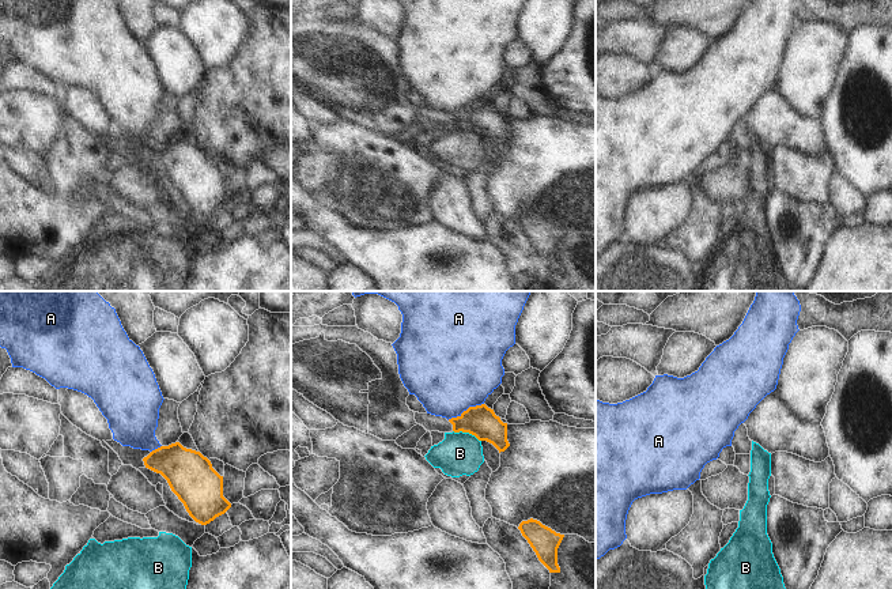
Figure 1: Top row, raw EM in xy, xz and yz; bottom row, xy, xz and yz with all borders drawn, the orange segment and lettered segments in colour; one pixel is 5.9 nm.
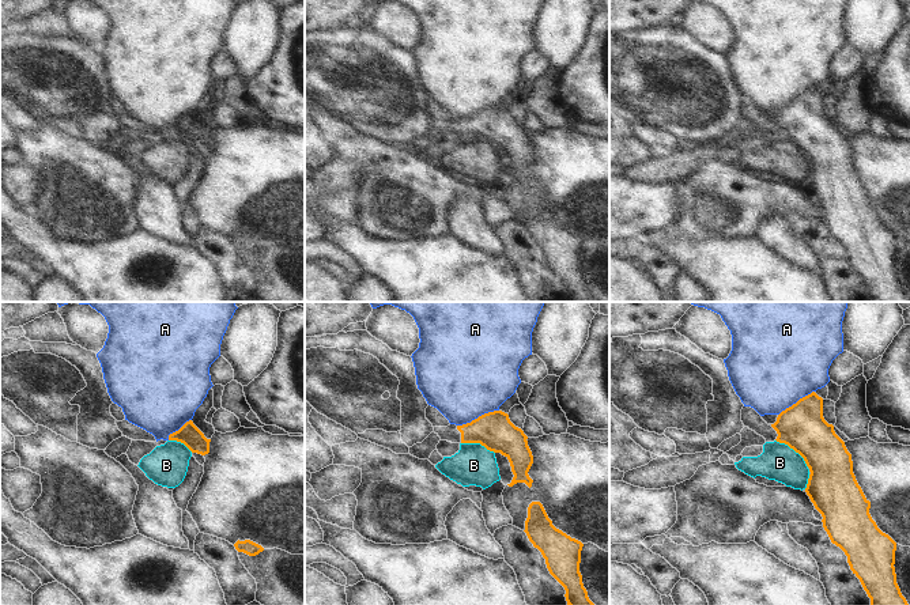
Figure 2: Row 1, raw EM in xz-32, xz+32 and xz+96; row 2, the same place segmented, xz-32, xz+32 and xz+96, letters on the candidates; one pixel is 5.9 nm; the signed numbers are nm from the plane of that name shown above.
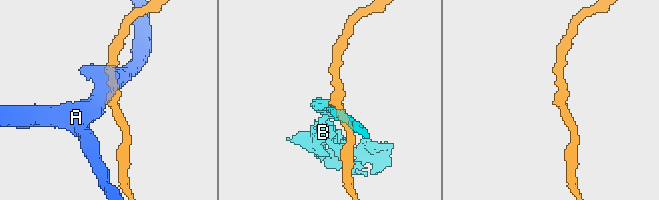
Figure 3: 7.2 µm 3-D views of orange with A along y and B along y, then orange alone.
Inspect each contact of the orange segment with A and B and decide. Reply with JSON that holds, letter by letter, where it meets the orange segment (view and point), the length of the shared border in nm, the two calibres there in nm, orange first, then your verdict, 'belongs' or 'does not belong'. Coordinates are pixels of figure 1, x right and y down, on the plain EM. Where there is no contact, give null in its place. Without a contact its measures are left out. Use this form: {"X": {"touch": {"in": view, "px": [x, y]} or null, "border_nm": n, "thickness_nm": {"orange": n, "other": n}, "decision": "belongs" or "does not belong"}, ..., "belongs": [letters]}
{"A": {"touch": {"in": "xz", "px": [467, 105]}, "border_nm": 240, "thickness_nm": {"orange": 190, "other": 480}, "decision": "does not belong"}, "B": {"touch": {"in": "xz", "px": [467, 127]}, "border_nm": 180, "thickness_nm": {"orange": 190, "other": 260}, "decision": "does not belong"}, "belongs": []}

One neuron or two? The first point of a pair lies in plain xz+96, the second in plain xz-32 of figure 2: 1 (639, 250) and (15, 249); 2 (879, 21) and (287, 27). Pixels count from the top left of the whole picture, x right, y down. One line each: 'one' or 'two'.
1: one
2: two

